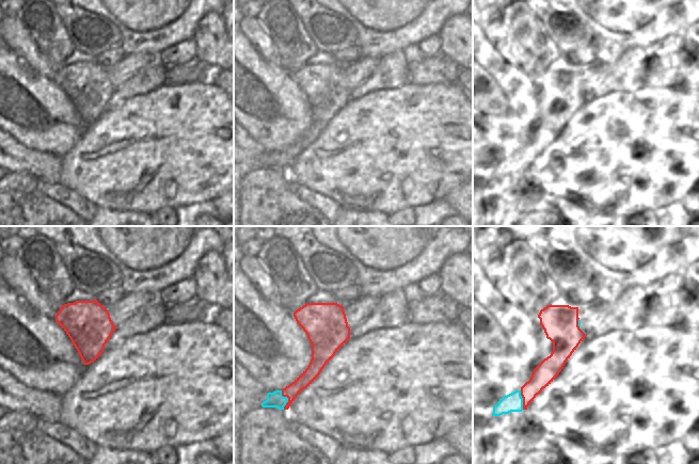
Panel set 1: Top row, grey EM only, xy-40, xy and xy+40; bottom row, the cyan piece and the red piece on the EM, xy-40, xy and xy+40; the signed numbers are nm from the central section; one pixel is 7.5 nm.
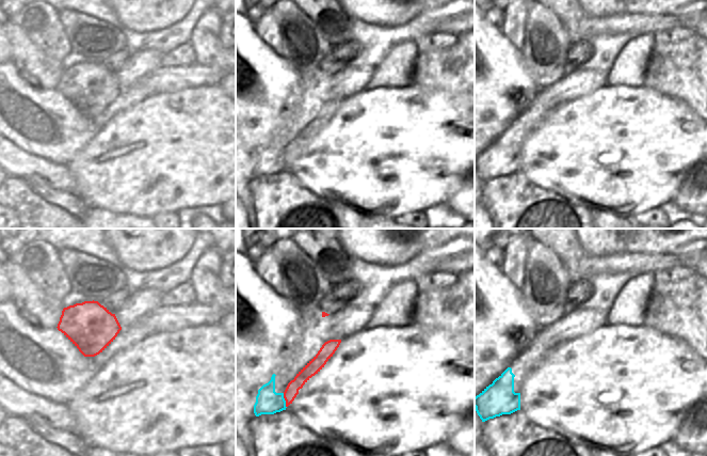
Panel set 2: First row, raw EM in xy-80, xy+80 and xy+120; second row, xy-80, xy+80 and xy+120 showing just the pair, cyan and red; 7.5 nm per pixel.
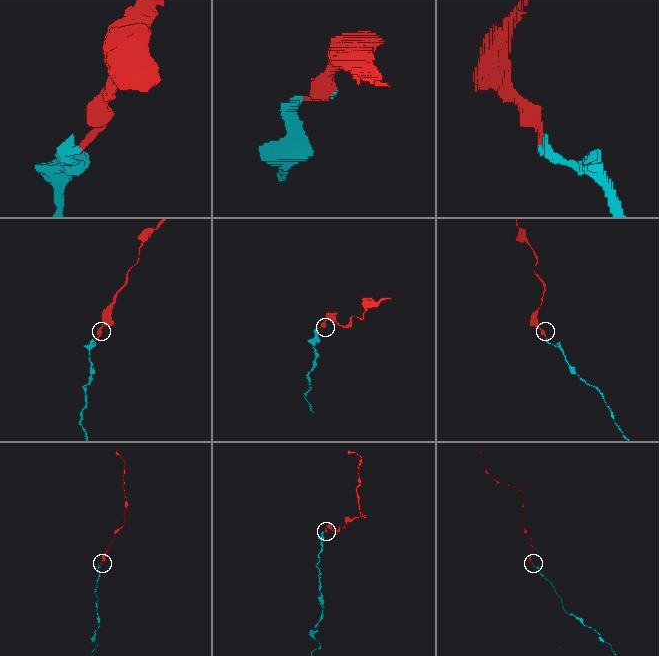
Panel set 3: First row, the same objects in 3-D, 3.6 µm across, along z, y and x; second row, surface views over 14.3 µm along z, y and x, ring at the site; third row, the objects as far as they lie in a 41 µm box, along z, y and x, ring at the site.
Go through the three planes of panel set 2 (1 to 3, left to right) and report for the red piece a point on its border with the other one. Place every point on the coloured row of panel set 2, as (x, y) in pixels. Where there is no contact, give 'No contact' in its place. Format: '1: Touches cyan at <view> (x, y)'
1: No contact
2: Touches cyan at xy+80 (285, 401)
3: No contact

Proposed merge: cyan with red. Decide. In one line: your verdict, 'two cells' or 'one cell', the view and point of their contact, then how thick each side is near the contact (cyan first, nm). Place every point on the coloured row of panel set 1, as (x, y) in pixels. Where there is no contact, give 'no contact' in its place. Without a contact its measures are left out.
one cell; contact xy (287, 399); calibres 120 and 100 nm

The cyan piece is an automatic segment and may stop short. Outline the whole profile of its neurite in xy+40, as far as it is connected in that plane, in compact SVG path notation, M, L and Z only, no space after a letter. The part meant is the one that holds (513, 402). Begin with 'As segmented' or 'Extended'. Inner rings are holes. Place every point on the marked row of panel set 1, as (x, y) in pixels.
Extended. M551 304L540 310L538 318L546 338L553 342L553 351L534 369L529 381L520 390L499 399L493 406L492 416L527 410L536 396L557 378L566 362L587 336L581 329L578 307Z

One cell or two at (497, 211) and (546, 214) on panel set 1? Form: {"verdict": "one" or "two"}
{"verdict": "one"}

